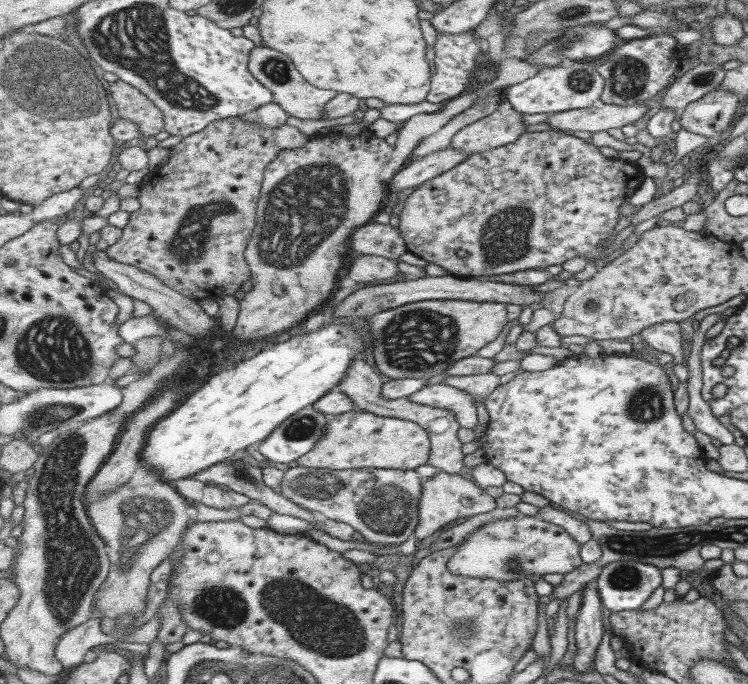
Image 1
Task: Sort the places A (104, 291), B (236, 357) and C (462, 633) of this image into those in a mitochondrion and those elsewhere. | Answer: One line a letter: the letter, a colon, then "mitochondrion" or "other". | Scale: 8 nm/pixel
A: other
B: other
C: mitochondrion

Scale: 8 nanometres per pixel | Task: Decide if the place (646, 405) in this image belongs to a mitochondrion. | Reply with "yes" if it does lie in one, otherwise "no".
yes

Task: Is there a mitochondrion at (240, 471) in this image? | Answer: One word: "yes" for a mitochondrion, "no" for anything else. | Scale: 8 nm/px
yes

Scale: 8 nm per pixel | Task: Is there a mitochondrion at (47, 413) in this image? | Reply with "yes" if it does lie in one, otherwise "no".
yes

